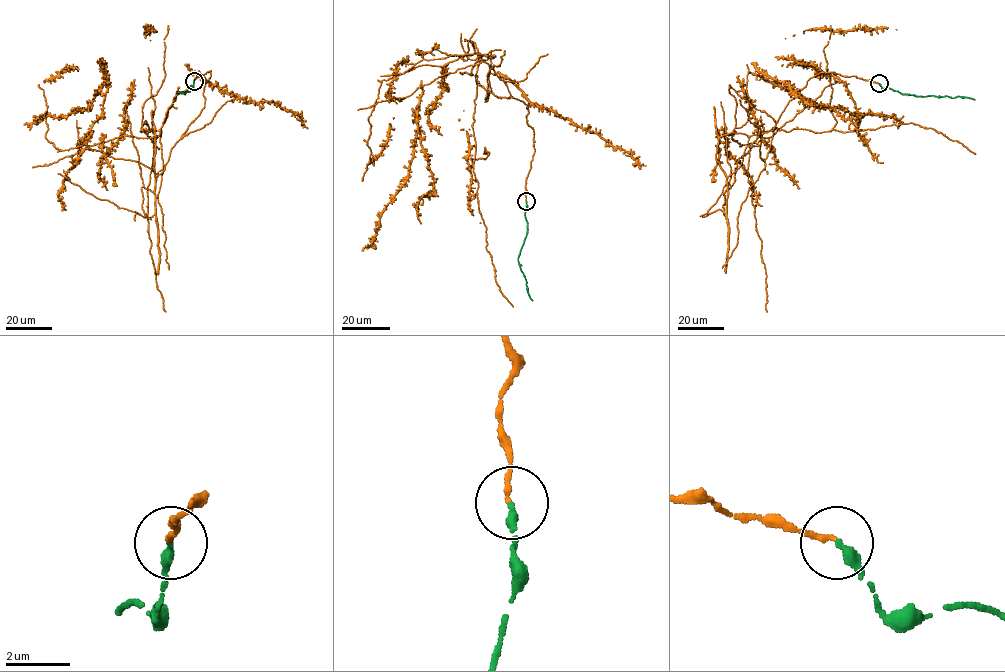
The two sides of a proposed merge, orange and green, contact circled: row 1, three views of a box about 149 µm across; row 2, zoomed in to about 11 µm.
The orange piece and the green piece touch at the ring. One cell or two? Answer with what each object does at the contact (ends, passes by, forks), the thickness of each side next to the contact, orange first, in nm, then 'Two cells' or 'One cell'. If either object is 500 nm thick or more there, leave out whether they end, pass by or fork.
At the ring orange ends. At the ring green ends. Thickness 140 nm (orange) against 280 nm. One cell

